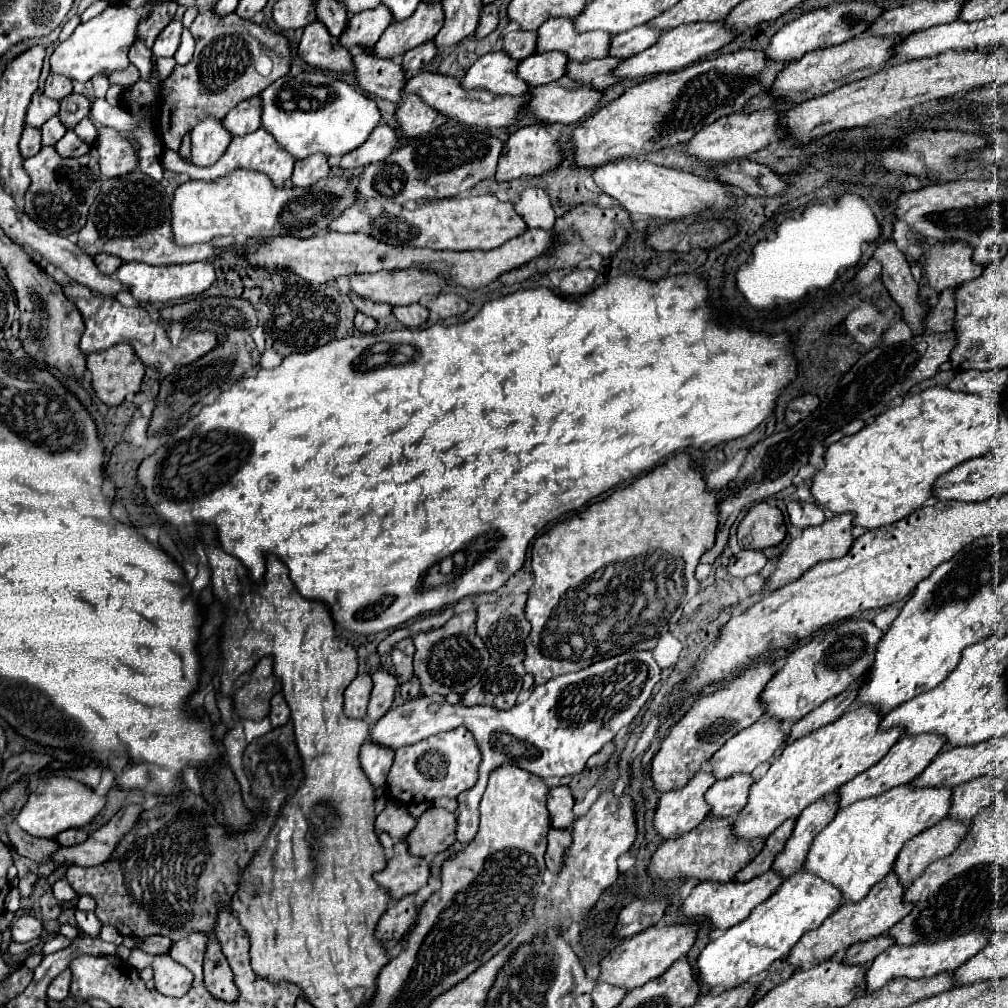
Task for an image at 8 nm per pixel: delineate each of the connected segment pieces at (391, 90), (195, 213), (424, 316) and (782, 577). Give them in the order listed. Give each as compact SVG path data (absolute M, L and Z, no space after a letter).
M366 52L354 54L356 82L364 92L376 94L390 102L398 102L404 86L402 66L394 60L370 58Z
M236 170L216 182L196 182L188 180L180 184L174 192L170 210L172 210L172 236L178 246L192 246L192 244L202 244L210 242L216 236L234 236L234 238L244 238L244 240L258 240L258 238L274 238L274 236L298 236L298 238L308 238L318 232L318 228L326 228L330 220L338 218L348 206L356 202L356 194L348 190L348 180L344 176L328 176L316 182L314 186L308 188L290 188L282 186L276 188L272 182L252 170Z
M408 304L408 306L394 306L392 314L408 328L420 328L428 320L428 308L420 304Z
M842 514L842 516L834 516L832 520L826 520L824 524L820 526L808 526L798 538L794 538L788 548L782 552L780 556L780 562L778 562L778 568L776 572L768 578L768 582L764 584L764 588L770 588L770 590L776 590L788 582L794 582L798 580L804 572L808 572L814 564L822 562L822 560L832 560L832 558L842 558L852 542L854 542L854 536L852 536L852 528L854 528L854 516L852 514Z

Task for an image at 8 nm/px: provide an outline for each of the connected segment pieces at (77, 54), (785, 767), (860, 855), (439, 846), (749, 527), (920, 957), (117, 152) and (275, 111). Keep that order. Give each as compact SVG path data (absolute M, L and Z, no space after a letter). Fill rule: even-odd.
M144 4L138 10L126 8L126 6L108 6L102 14L94 16L88 22L82 22L76 26L72 36L56 46L56 50L50 56L50 74L64 74L70 80L88 82L92 76L96 76L100 70L118 70L126 68L130 64L128 50L132 42L136 40L136 28L142 18L146 18L148 4Z
M850 708L836 722L822 726L786 746L782 754L772 758L770 770L764 774L764 778L750 786L748 804L734 818L732 834L746 840L766 838L782 822L790 818L796 820L804 808L816 800L822 800L826 794L832 794L842 784L874 766L902 736L900 728L880 732L880 720L882 716L878 716L874 708Z
M904 784L878 798L864 798L862 802L850 804L814 838L804 864L806 872L836 886L844 902L862 900L868 890L892 870L906 842L938 824L948 814L950 794L948 788L912 788Z
M442 808L426 810L418 820L414 830L404 838L408 850L414 856L424 858L426 854L438 854L450 848L456 840L456 814Z
M768 502L754 504L748 514L738 524L738 546L764 550L778 546L786 536L786 524L780 508L770 506ZM766 544L766 546L758 546Z
M970 932L970 934L962 934L958 938L950 938L950 940L942 940L942 942L922 942L922 944L914 944L914 946L890 946L886 952L878 954L868 970L866 970L866 978L864 978L864 992L874 992L882 986L886 986L890 980L894 978L910 978L910 980L918 980L918 978L928 978L928 976L936 976L942 972L954 972L956 968L960 968L966 960L970 960L974 954L978 954L984 944L990 940L990 934L980 932Z
M106 128L98 136L98 156L100 170L106 176L120 176L136 168L136 154L132 150L132 142L112 128Z
M318 70L290 72L270 84L258 98L262 100L262 130L272 134L278 146L290 152L294 160L308 158L316 152L342 156L358 148L380 120L374 100L338 80L334 74Z

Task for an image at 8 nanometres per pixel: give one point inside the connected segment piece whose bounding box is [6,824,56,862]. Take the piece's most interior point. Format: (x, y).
(36, 849)

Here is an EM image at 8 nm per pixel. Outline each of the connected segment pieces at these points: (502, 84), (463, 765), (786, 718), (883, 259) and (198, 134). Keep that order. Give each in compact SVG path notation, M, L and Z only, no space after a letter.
M502 50L490 52L468 68L460 80L460 86L464 90L490 90L494 94L524 96L528 94L530 86L516 76L516 64L518 62Z
M454 728L442 734L434 734L418 744L396 750L394 764L386 778L388 794L402 804L430 802L442 796L456 798L460 792L476 784L478 764L480 752L474 742L474 736L466 728Z
M848 620L822 630L808 644L796 648L786 658L786 664L766 684L760 694L764 716L772 716L782 722L798 722L826 700L848 690L870 670L880 638L882 630L868 620Z
M894 240L882 242L874 256L882 264L882 284L894 298L894 302L902 308L902 314L914 334L922 334L924 330L924 314L926 304L922 304L918 296L918 284L910 274L910 264L906 256L896 248Z
M206 118L204 122L200 122L192 130L190 138L192 138L190 164L200 168L212 166L226 152L232 140L228 130L224 130L222 120L216 120L216 118Z

